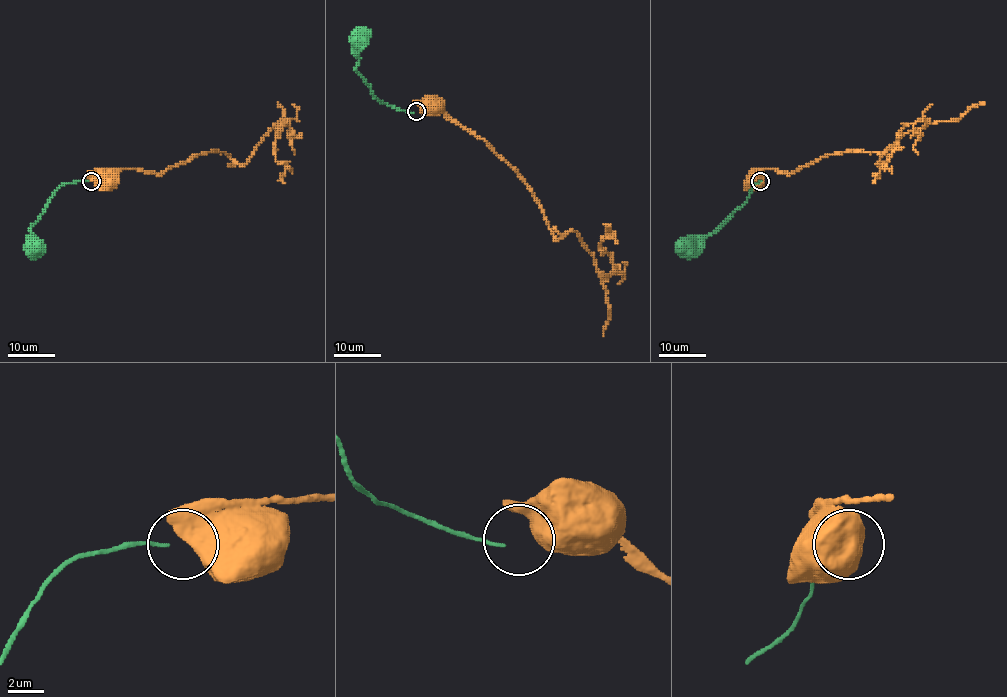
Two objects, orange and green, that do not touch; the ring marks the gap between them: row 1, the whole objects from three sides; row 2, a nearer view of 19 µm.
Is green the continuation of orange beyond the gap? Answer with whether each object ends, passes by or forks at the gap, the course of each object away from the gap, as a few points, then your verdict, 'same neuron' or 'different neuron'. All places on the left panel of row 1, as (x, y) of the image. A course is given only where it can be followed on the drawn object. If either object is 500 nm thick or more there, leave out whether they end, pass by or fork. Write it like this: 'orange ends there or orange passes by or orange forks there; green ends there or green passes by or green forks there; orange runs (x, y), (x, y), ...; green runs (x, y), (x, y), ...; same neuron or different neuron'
orange runs (94, 181), (108, 176), (112, 179), (108, 180); green runs (87, 181), (63, 183), (30, 227), (32, 235), (29, 239), (34, 243); different neuron

